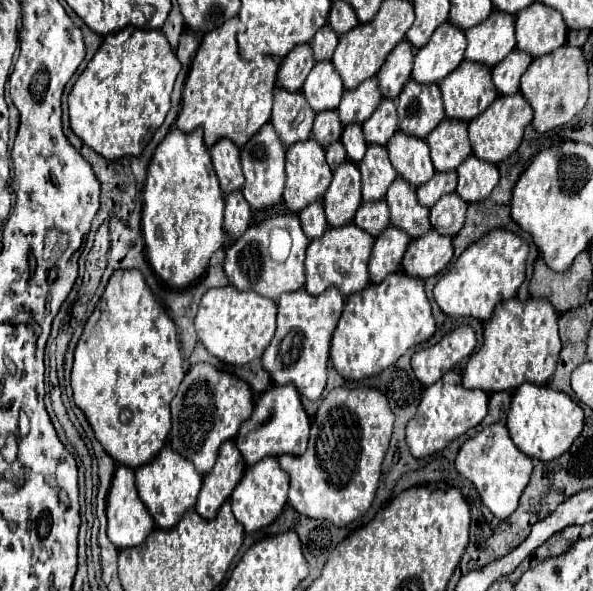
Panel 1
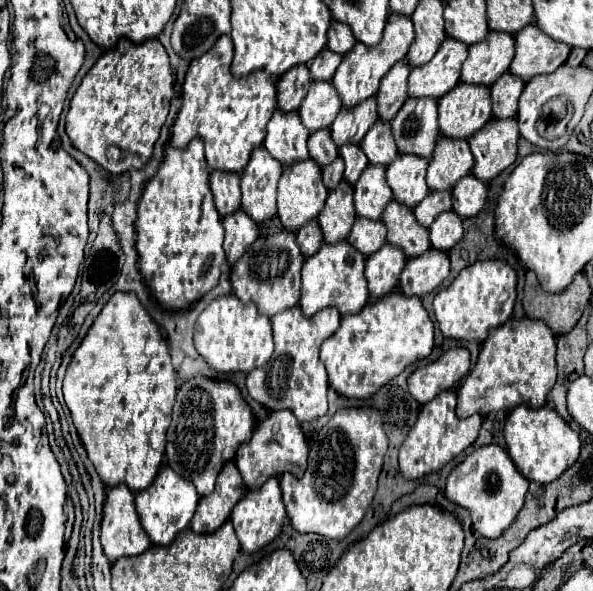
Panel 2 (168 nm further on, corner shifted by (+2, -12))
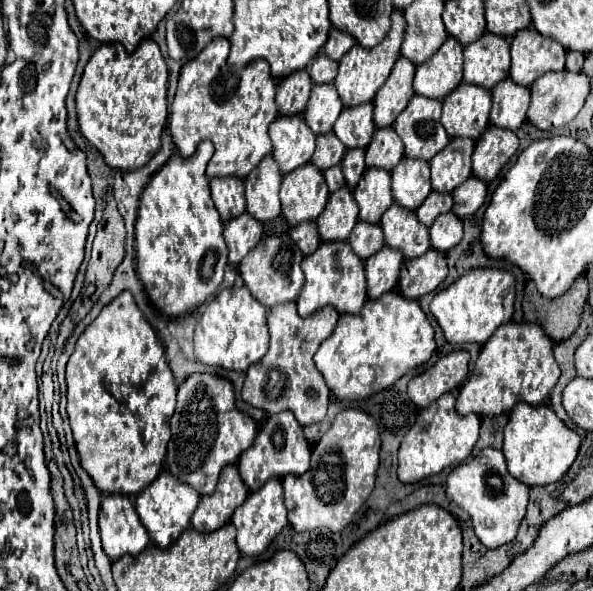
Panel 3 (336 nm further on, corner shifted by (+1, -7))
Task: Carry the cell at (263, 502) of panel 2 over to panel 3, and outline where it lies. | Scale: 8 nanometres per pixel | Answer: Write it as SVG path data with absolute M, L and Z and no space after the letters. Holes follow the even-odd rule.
M272 477L272 479L268 479L268 483L264 483L264 487L260 491L250 493L248 499L240 507L236 507L236 511L232 515L232 525L238 531L236 543L238 543L240 551L244 555L250 555L250 557L260 555L270 545L270 541L288 525L280 479L278 477Z

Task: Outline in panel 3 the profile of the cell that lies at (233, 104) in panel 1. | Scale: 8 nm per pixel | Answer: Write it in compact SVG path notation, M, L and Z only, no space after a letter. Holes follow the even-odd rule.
M218 37L182 67L168 119L174 145L182 157L192 155L204 139L214 143L216 151L210 159L210 177L246 177L260 159L272 151L268 125L278 117L274 105L276 83L270 75L268 63L264 59L256 60L235 77L235 72L226 63L228 51L230 41Z

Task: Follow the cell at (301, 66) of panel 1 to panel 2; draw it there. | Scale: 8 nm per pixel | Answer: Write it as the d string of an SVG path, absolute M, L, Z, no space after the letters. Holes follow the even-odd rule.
M307 66L291 68L287 76L281 76L277 84L277 108L283 112L297 110L307 96L307 90L311 86L311 74Z

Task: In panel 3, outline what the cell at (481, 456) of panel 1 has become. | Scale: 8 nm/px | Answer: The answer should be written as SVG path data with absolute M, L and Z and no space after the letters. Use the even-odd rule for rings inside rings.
M492 447L482 449L472 461L452 469L446 479L446 497L472 517L474 533L488 549L496 549L516 537L518 525L526 513L528 491L528 485L516 481L508 473L504 453Z

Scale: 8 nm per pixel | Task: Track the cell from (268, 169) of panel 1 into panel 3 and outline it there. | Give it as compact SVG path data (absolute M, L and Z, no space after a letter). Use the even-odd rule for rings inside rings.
M266 155L256 169L244 177L246 185L246 211L258 221L272 221L280 215L280 189L282 173L272 155Z

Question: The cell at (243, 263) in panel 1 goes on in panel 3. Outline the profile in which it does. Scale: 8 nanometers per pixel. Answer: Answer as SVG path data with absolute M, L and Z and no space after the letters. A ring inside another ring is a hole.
M288 233L282 235L270 235L264 237L256 249L252 249L242 263L238 265L240 275L244 285L248 287L248 291L264 305L264 307L274 307L280 303L288 303L288 301L296 301L302 287L304 287L304 273L300 269L304 255L300 255L300 249L296 247L296 243L292 243Z

